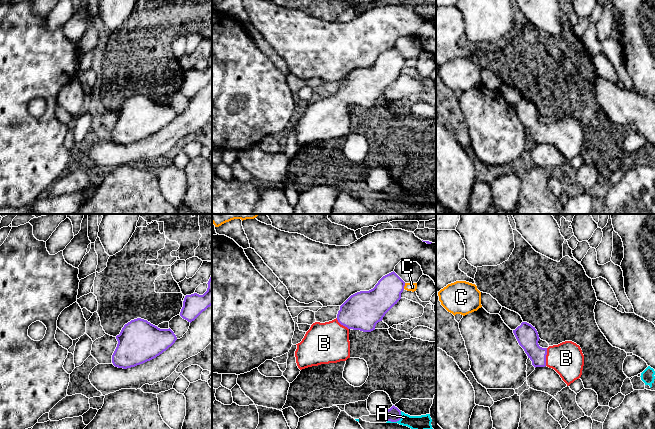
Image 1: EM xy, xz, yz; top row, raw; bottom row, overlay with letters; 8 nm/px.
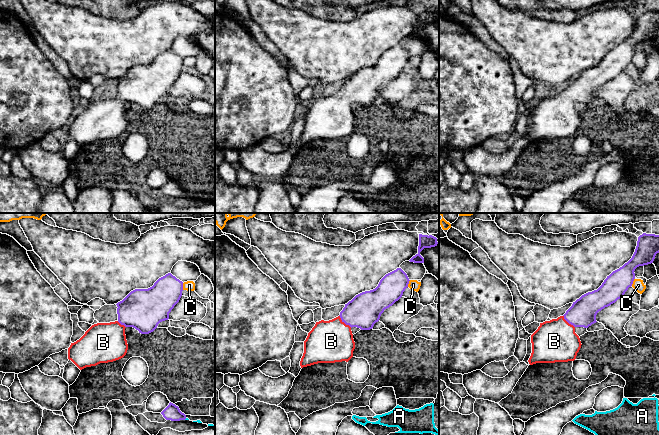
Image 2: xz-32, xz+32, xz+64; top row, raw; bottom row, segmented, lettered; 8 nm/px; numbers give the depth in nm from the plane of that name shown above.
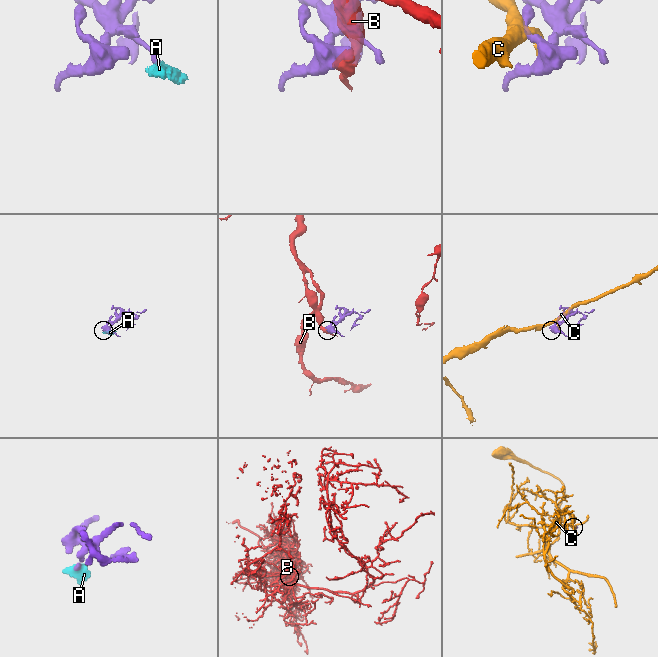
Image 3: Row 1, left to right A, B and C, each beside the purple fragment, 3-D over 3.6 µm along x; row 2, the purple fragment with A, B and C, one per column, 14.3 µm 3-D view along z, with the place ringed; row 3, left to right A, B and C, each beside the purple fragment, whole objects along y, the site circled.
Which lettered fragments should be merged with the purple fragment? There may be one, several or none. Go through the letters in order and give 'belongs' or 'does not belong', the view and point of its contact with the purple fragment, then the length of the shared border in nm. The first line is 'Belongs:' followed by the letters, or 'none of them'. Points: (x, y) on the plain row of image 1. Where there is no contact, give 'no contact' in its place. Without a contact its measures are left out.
Belongs: B
A: does not belong; meets purple in xz at (397, 196); contact 150 nm long
B: belongs; meets purple in yz at (545, 133); contact 140 nm long
C: does not belong; meets purple in xz at (404, 61); contact 50 nm long

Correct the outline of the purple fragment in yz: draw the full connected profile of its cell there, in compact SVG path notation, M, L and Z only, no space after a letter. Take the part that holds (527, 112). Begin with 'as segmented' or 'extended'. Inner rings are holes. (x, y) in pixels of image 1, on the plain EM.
extended; M522 98L513 109L535 144L547 142L554 145L567 162L581 153L584 131L576 119L565 117L542 124L538 120L537 106L527 98Z

